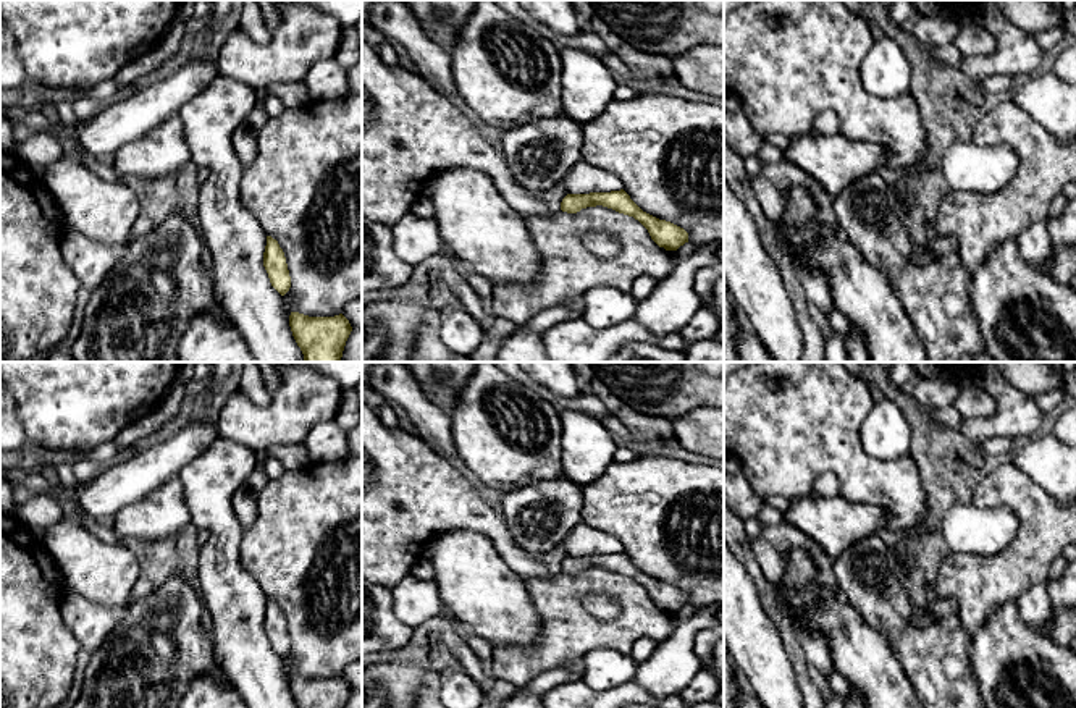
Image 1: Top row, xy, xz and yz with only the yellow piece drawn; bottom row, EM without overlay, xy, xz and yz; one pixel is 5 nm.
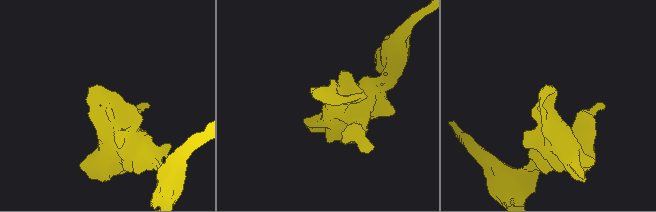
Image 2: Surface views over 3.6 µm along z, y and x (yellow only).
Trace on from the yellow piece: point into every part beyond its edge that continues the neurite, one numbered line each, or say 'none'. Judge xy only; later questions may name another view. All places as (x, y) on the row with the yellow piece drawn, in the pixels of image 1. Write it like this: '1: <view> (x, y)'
none

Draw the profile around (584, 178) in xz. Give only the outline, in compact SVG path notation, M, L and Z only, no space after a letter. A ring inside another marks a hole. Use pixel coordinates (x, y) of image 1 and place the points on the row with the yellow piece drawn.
M583 160L569 171L562 184L567 194L611 192L624 186L617 175Z

